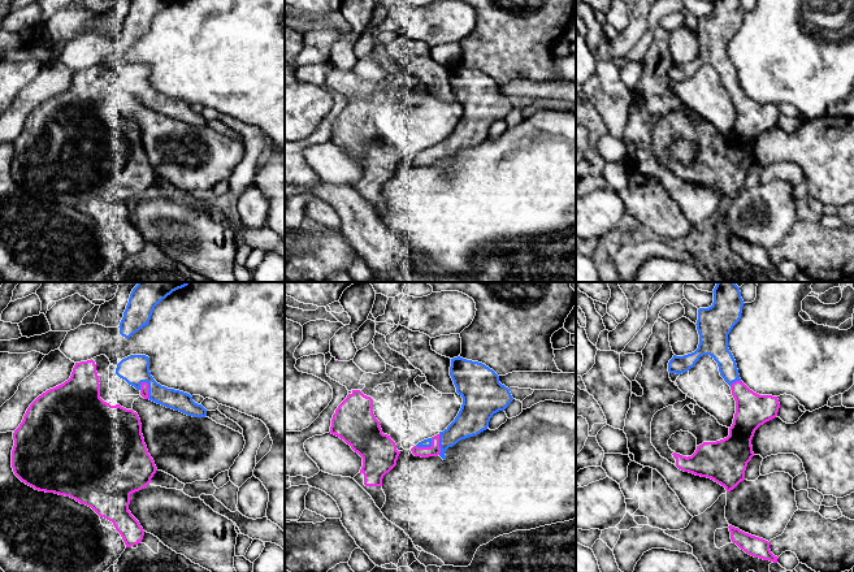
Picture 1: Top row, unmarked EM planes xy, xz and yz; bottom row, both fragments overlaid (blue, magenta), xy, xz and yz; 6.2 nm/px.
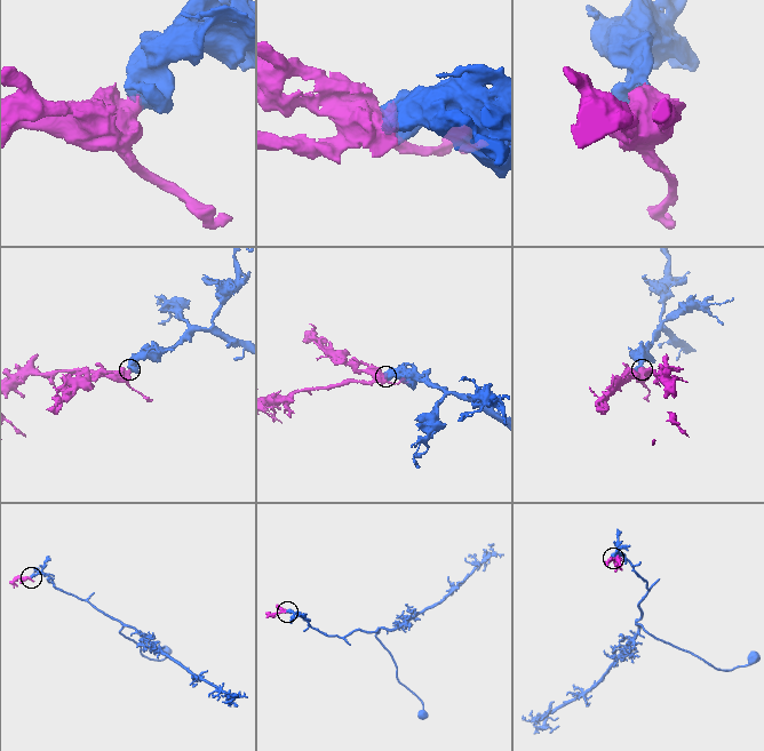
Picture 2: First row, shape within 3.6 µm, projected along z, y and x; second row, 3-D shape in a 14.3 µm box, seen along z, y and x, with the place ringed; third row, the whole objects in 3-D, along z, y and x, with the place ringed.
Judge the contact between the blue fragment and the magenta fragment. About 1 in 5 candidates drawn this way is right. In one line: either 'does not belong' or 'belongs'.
belongs

